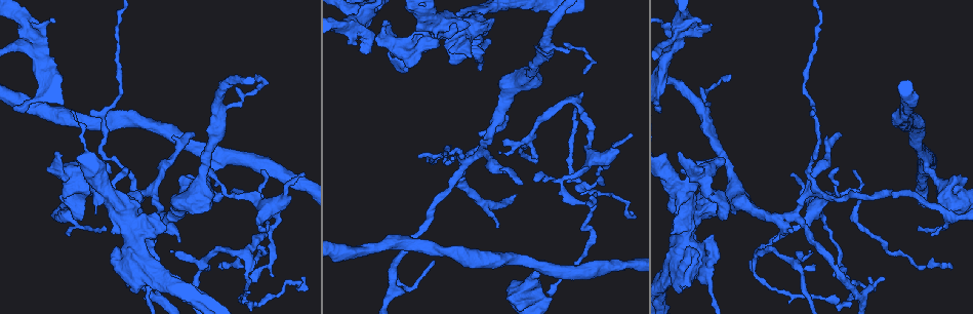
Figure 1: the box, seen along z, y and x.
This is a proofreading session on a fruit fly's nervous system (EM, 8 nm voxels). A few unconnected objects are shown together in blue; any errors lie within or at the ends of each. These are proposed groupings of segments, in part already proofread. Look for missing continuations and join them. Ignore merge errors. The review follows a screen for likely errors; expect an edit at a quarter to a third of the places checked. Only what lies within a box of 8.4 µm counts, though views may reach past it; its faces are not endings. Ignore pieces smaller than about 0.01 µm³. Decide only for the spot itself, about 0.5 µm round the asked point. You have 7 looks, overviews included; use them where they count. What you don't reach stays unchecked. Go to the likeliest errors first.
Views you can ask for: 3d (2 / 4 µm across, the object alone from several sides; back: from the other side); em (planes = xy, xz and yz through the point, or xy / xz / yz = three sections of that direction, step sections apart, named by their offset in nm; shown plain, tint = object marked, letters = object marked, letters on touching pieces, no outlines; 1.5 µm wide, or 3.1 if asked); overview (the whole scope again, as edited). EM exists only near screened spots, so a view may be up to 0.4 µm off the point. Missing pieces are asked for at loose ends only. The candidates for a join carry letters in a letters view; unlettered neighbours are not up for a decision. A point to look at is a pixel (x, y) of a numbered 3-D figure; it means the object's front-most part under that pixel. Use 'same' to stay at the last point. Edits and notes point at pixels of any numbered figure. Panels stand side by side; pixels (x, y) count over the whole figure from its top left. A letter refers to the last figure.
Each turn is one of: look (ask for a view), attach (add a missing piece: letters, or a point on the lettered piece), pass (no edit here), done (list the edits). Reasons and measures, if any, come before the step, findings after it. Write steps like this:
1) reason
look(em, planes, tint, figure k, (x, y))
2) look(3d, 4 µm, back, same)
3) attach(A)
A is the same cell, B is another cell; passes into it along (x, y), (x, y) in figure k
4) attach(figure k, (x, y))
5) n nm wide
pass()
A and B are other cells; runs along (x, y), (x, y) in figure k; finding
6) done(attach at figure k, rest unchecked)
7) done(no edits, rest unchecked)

free end
look(3d, 2 µm, figure 1, (711, 23))

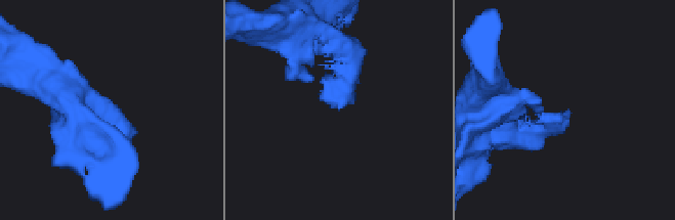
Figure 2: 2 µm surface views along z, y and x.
look(em, planes, letters, figure 2, (338, 105))

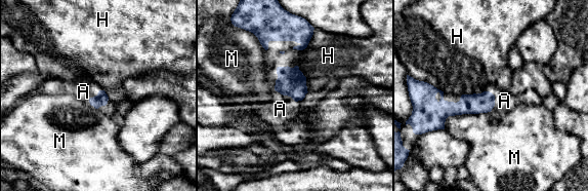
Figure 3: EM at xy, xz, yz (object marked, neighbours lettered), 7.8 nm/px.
pass()
A, H and M are other cells; runs along (430, 92), (445, 107), (492, 103) in figure 3; no lettered piece goes on from it

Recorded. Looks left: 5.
thin end
look(em, yz, step 8, letters, figure 1, (918, 227))

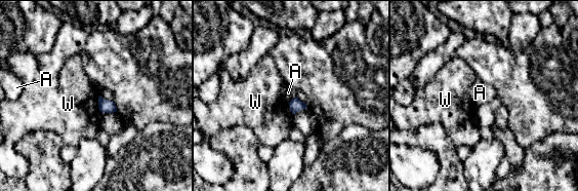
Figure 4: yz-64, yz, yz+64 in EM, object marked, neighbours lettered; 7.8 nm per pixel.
pass()
A and W are other cells; border along (98, 96), (98, 110), (101, 113) in figure 4; none of them fits

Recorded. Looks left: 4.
free end
look(em, xy, step 8, letters, figure 1, (506, 298))

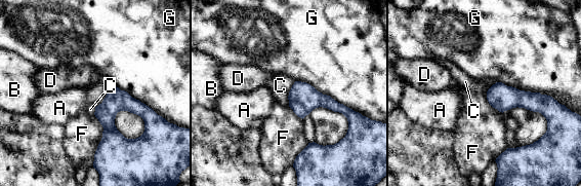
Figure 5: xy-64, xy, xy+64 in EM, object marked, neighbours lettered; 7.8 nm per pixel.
cut it another way
look(em, yz, step 4, letters, same)

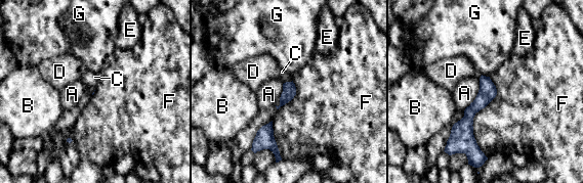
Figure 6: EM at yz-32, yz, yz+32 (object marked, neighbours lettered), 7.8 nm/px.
pass()
A, B, C, D, E, F and G are other cells; runs along (483, 78), (484, 97), (467, 120), (475, 153) in figure 6; no lettered piece goes on from it

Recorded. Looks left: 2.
done(no edits, rest unchecked)

